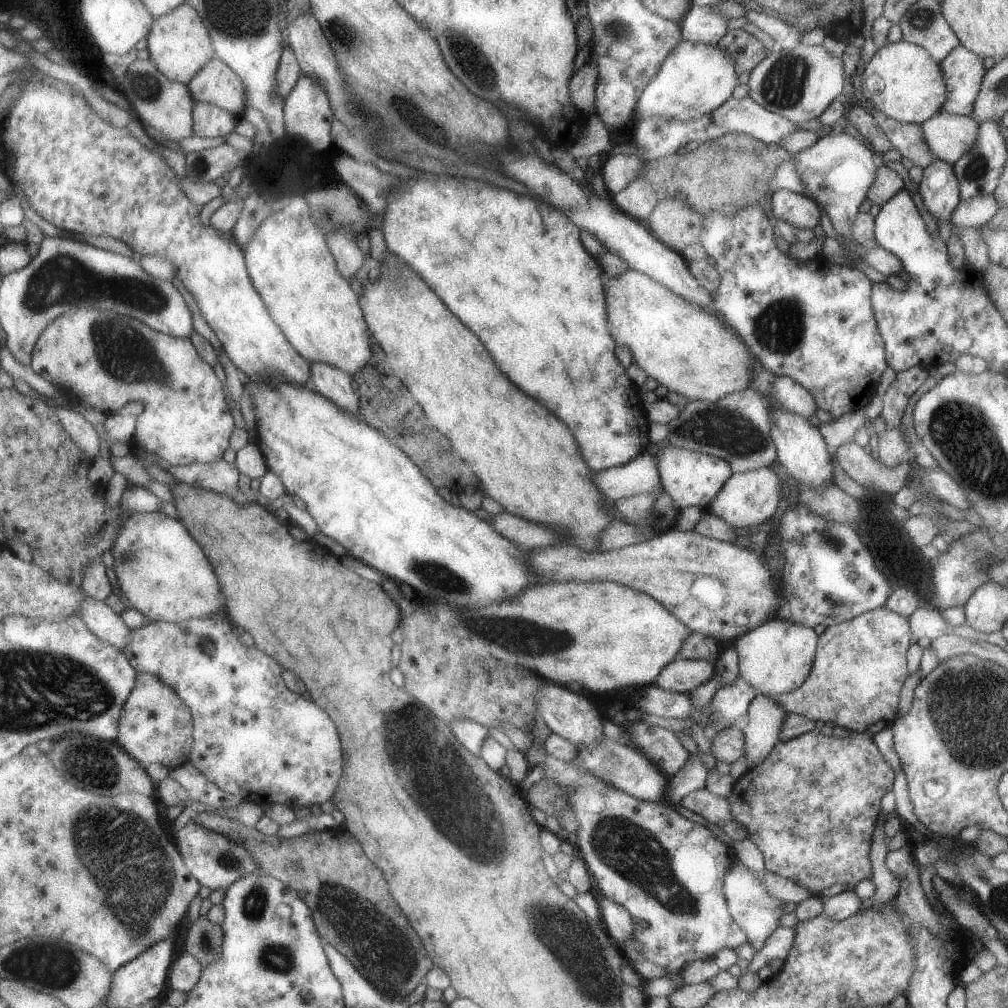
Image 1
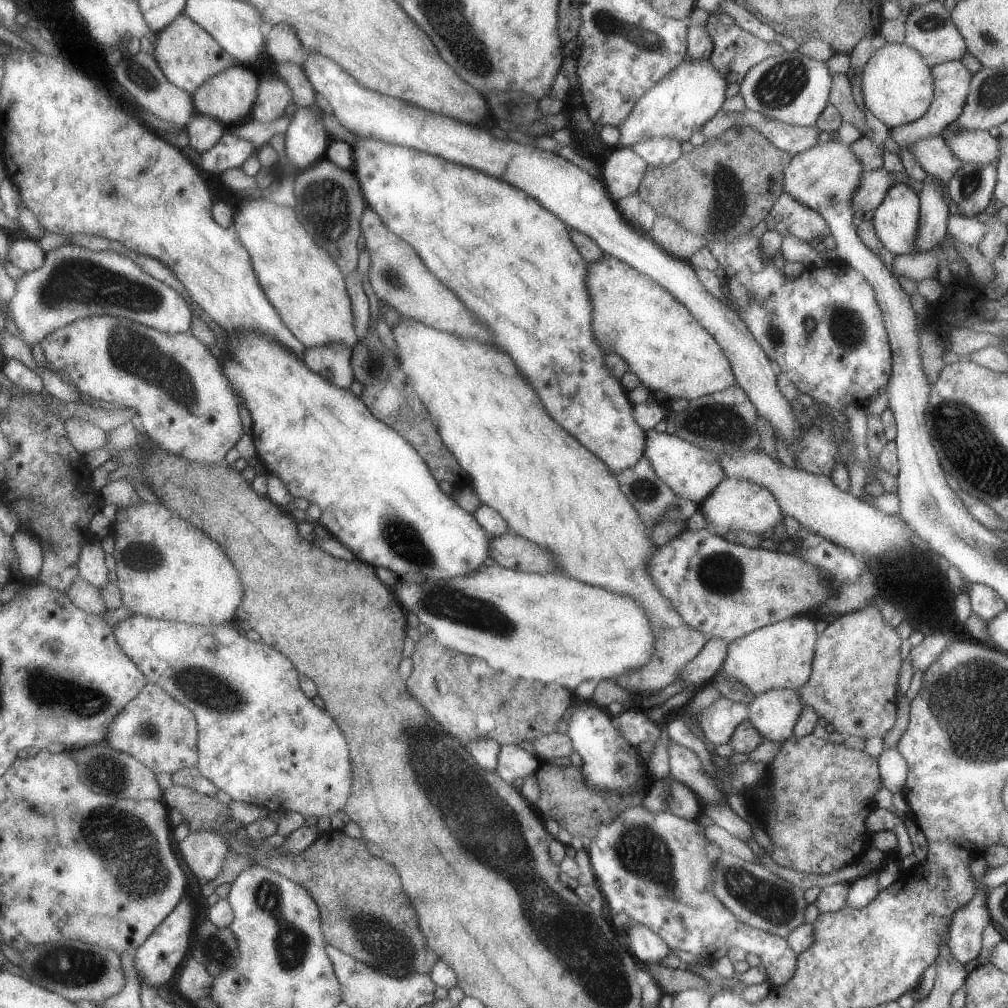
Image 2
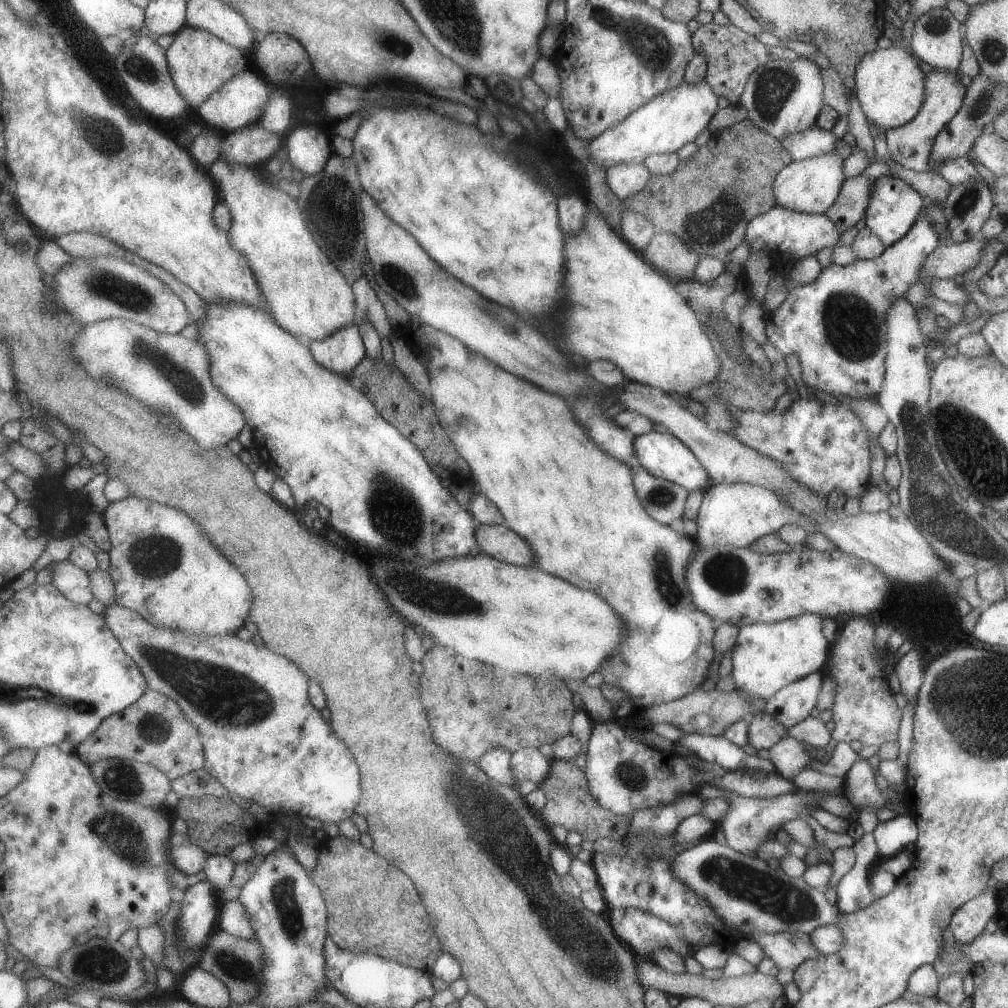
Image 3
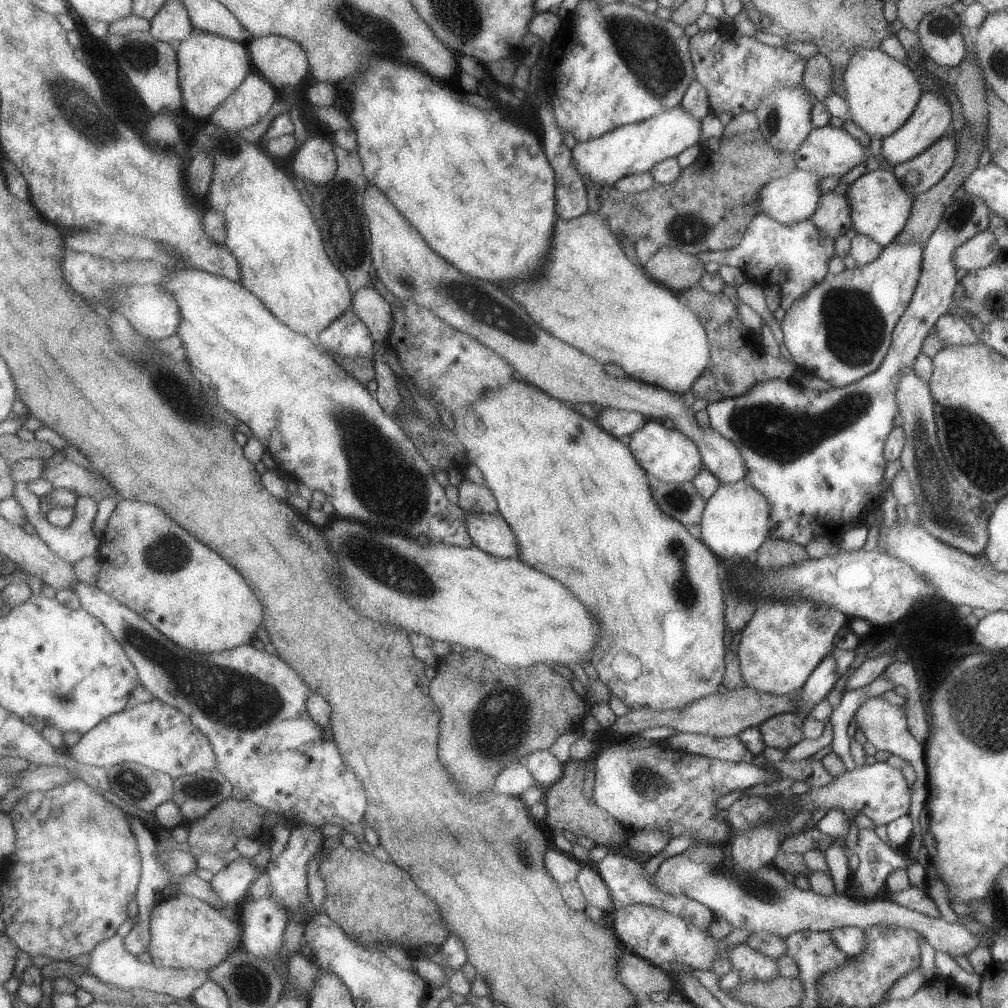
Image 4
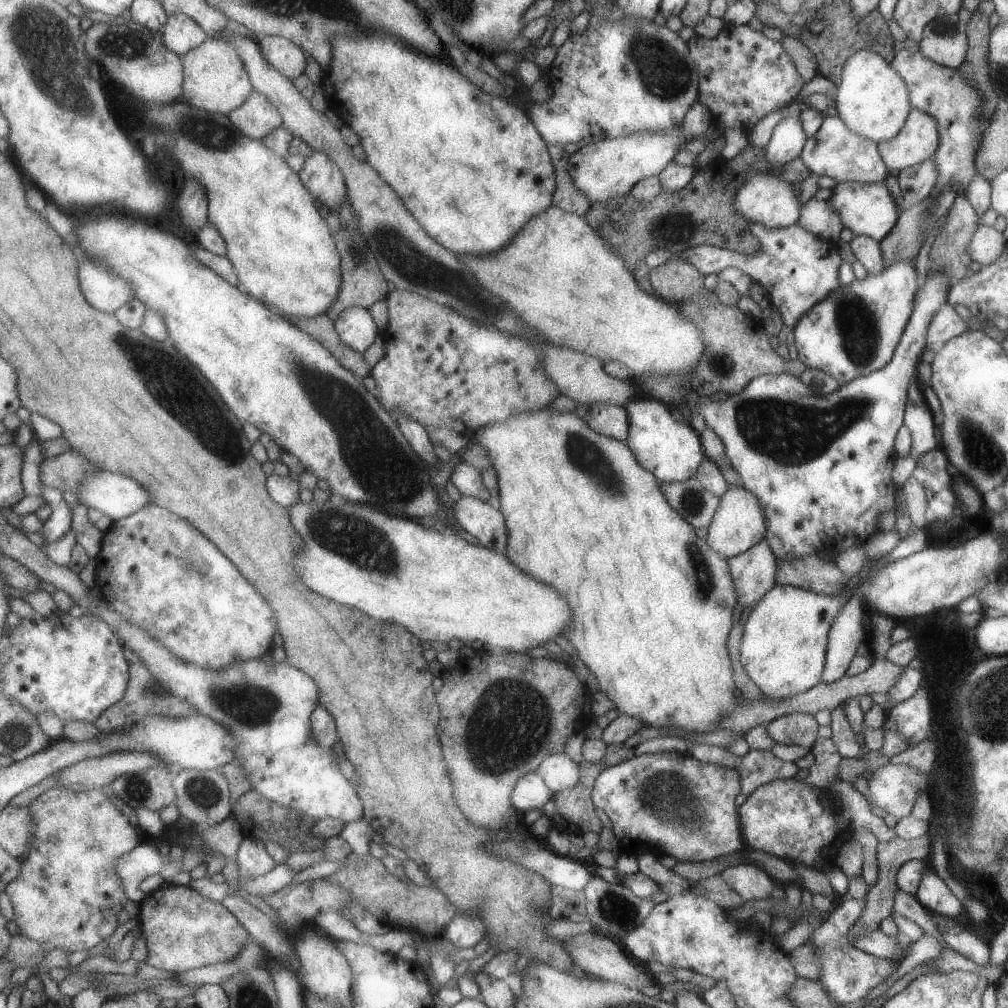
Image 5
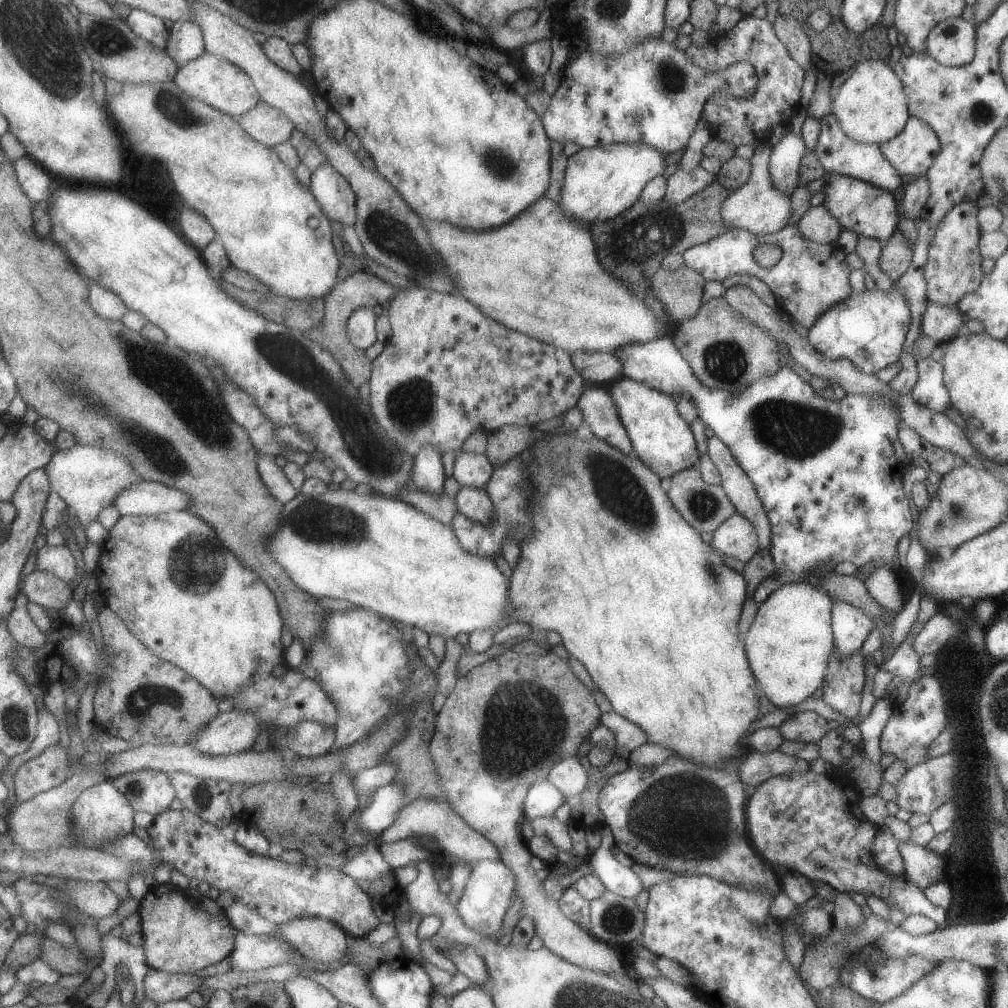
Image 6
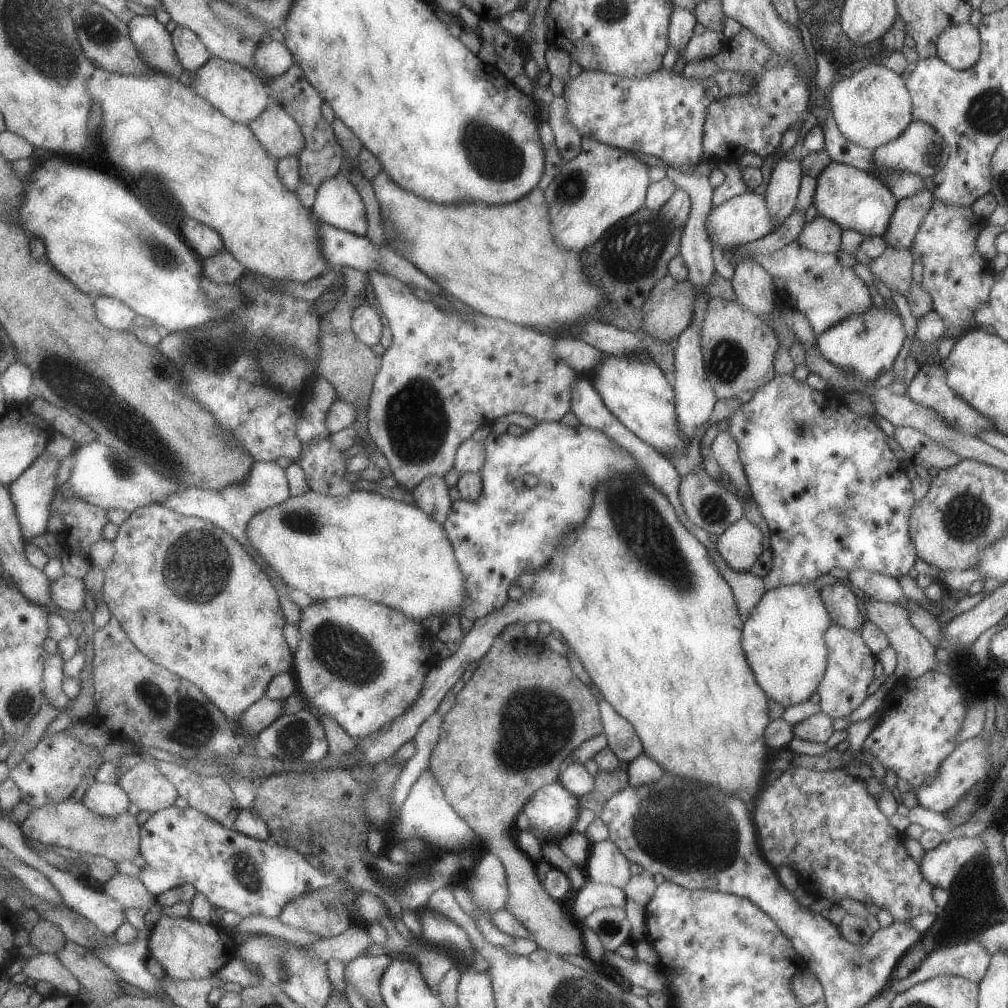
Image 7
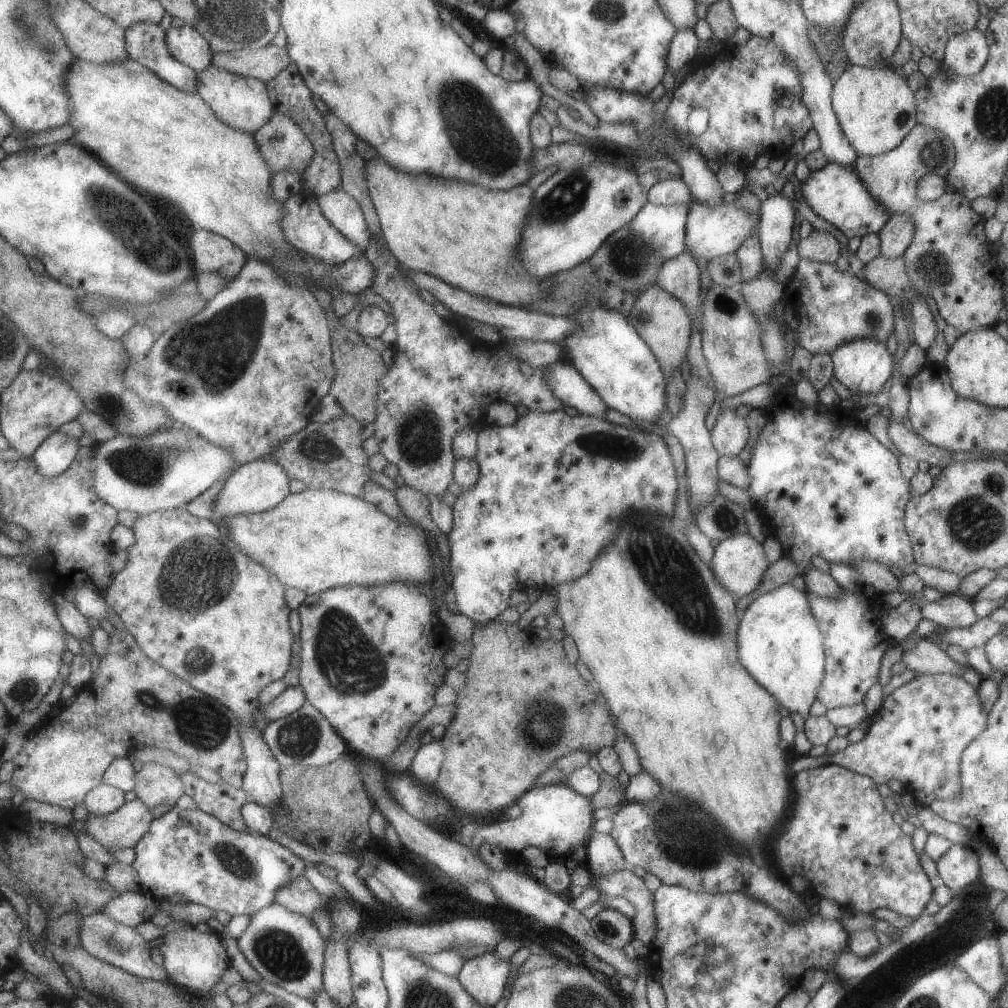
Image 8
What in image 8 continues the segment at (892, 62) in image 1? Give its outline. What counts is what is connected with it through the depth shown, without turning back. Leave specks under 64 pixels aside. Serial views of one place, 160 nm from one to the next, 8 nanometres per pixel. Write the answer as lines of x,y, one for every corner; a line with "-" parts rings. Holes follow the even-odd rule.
849,65
833,82
832,95
842,132
859,155
876,156
894,150
918,124
915,92
892,66

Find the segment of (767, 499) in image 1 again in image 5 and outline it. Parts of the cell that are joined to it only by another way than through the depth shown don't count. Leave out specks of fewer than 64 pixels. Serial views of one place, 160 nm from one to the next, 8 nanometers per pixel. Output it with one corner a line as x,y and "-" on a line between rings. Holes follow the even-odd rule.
743,486
729,487
721,496
718,510
708,529
707,543
712,550
726,558
746,552
751,546
765,538
767,531
764,514
762,514
758,498

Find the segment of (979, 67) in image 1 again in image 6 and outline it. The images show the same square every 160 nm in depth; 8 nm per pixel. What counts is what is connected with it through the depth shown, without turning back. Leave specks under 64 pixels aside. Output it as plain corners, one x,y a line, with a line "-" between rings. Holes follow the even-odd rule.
916,117
907,120
898,136
879,144
886,160
901,174
926,175
941,151
941,142
929,124

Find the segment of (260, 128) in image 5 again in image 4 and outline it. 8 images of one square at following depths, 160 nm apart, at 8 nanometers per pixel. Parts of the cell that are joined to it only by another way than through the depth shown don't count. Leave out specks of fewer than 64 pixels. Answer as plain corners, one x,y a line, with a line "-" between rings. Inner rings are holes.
254,71
210,120
231,131
252,128
270,114
276,102
276,87
262,73

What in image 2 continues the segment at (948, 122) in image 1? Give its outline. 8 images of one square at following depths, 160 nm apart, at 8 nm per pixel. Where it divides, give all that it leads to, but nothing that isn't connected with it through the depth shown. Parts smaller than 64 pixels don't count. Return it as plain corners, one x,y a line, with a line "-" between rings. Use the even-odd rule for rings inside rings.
948,131
940,135
953,153
964,163
976,163
982,166
992,165
997,168
1000,158
1000,140
990,131

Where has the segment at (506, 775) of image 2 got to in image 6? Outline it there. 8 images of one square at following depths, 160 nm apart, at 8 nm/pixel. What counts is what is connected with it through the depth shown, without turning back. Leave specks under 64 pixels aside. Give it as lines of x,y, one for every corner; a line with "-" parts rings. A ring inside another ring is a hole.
568,757
554,765
548,780
567,798
580,794
588,784
589,774
577,757

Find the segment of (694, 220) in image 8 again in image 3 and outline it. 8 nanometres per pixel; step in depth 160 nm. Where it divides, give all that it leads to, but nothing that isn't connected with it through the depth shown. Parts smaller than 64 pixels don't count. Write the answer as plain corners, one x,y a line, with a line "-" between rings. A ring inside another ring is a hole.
837,152
803,161
792,161
775,176
775,204
799,213
825,213
836,202
842,183
846,180
843,159

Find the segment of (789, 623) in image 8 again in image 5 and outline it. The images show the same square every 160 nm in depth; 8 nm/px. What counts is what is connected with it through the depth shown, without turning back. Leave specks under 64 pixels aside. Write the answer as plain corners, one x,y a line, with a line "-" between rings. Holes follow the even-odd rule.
775,584
759,601
758,604
751,610
749,618
745,623
745,629
743,630
743,637
741,640
741,661
748,673
748,676
756,683
756,686
763,692
766,697
771,699
787,699
788,697
806,692
810,690
813,686
816,686
818,683
822,682
822,673
825,667
826,653
827,653
827,644
829,632
834,620
838,613
844,608
844,605
847,603
847,600
851,597
851,590
842,592
836,596
826,596
823,594
818,594
812,592
811,590
804,590
800,587
795,587
792,585
781,585

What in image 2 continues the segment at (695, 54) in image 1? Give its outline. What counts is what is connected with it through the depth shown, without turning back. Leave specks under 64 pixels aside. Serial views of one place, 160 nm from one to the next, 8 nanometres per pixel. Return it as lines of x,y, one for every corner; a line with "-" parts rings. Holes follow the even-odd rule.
690,58
677,66
670,75
664,77
658,84
655,84
646,94
642,95
626,117
626,120
619,125
620,137
615,148
632,148
641,139
646,137
668,137
677,139
679,143
690,140
694,132
700,131
704,124
722,108
726,100
726,88
728,83
725,78
713,67
713,64
708,60
692,61

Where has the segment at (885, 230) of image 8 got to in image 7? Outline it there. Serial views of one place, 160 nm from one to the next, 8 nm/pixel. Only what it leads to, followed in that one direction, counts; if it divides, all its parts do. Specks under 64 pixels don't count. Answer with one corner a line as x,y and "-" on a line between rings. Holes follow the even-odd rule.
925,188
918,194
897,202
896,210
883,237
888,245
895,249
910,249
932,206
933,197
930,189

